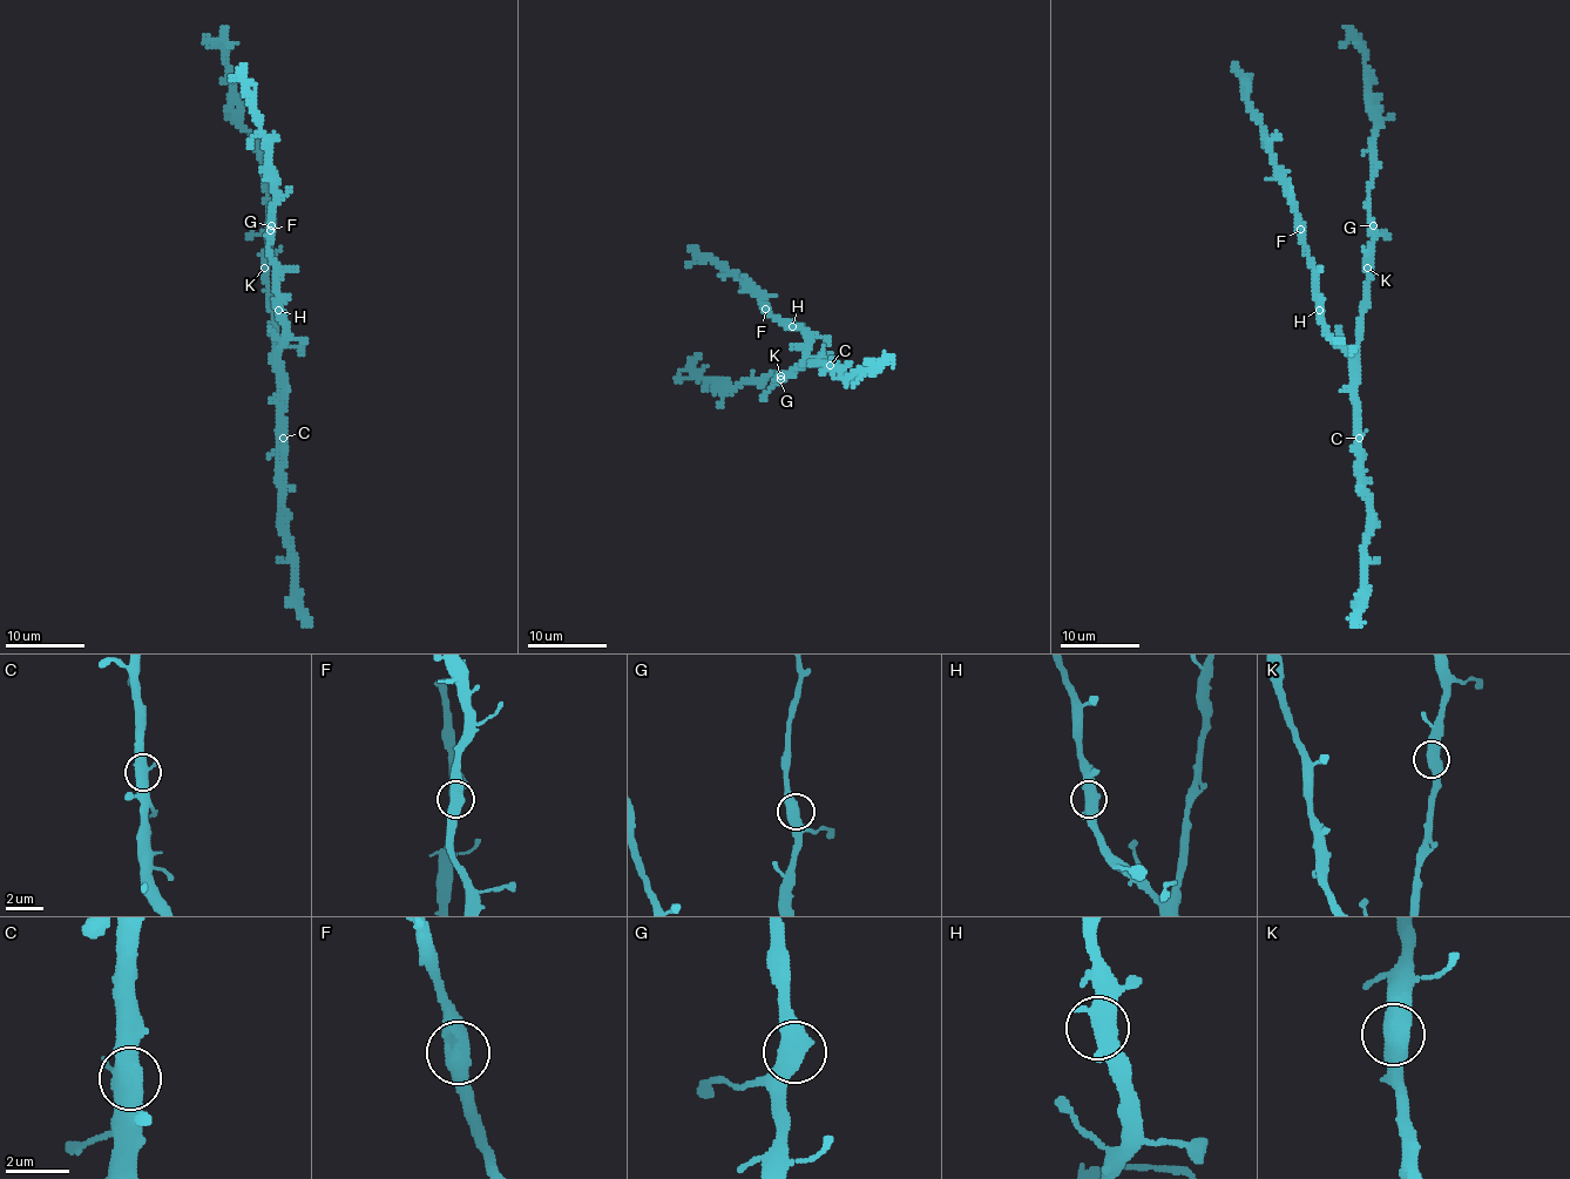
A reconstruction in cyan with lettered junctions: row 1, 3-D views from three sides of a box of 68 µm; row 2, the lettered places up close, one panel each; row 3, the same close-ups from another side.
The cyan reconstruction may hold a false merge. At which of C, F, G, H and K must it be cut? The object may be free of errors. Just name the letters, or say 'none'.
none

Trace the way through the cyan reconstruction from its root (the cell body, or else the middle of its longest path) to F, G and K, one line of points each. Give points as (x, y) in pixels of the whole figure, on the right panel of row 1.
F: (1357, 347), (1349, 353), (1321, 322), (1314, 266), (1305, 250), (1301, 230)
G: (1357, 347), (1373, 225)
K: (1357, 347), (1367, 268)

